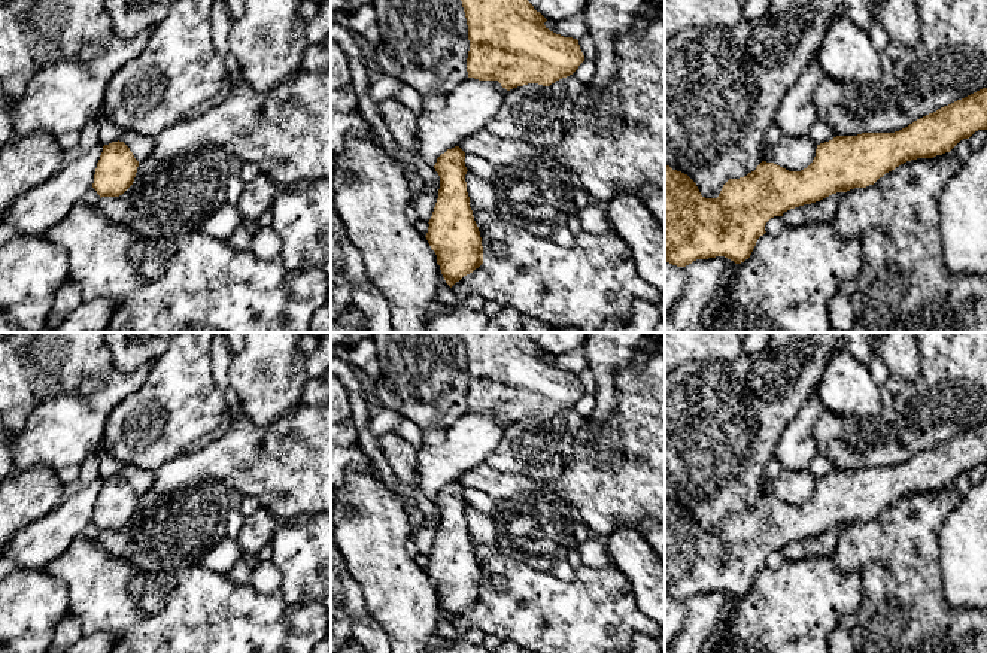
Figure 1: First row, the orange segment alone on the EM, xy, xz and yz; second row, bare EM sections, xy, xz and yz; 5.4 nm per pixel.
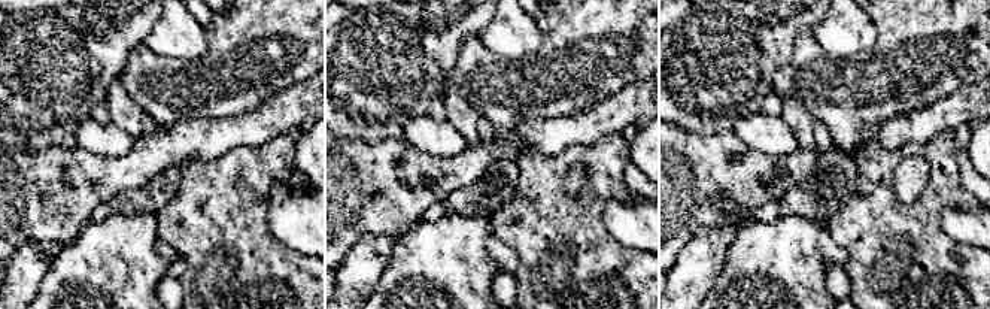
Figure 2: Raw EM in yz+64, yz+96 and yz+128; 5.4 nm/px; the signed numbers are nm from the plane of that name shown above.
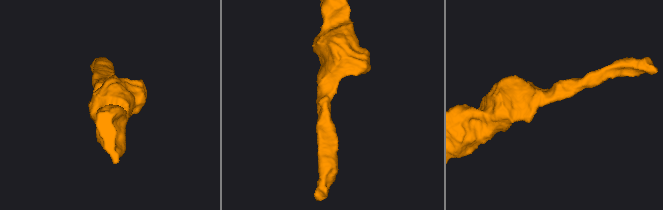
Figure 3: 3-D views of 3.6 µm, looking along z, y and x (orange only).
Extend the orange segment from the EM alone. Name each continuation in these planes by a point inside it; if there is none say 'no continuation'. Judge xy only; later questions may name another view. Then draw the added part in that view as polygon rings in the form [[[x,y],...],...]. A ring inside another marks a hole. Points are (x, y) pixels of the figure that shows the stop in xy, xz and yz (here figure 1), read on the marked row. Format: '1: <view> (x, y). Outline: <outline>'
no continuation

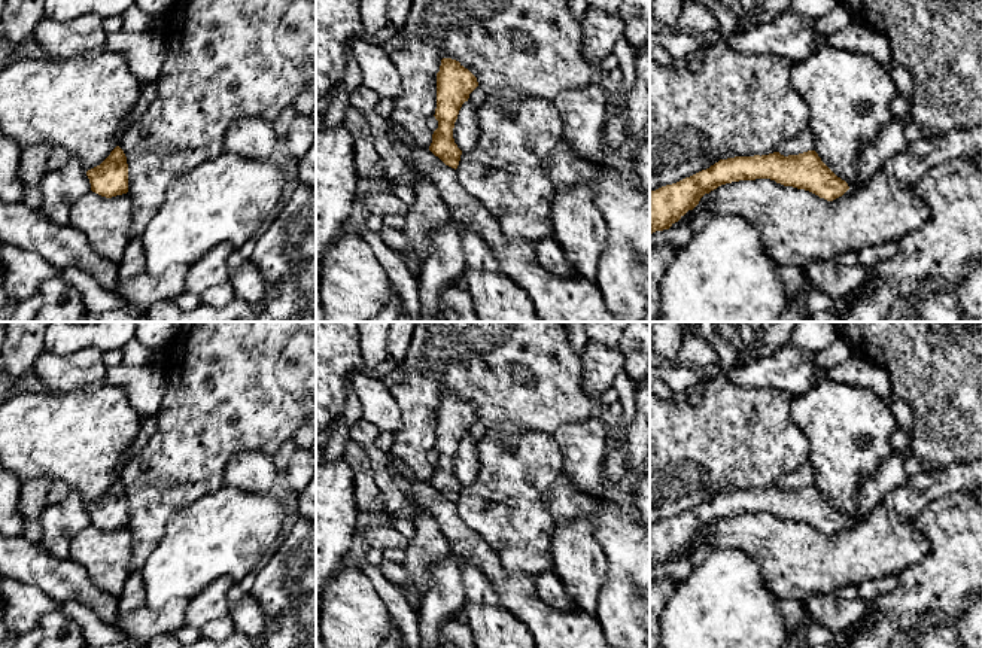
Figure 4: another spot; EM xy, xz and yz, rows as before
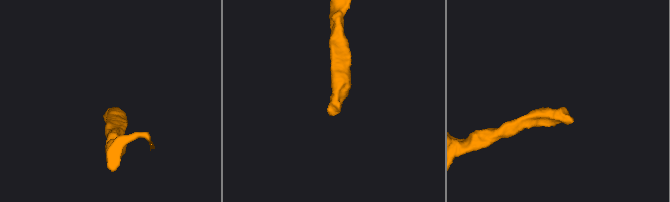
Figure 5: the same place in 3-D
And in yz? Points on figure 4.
1: yz (893, 139). Outline: [[[893,119],[885,125],[872,142],[863,146],[857,159],[854,182],[848,185],[849,189],[857,191],[864,186],[891,156],[905,152],[910,133],[900,119]]]

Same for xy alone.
no continuation

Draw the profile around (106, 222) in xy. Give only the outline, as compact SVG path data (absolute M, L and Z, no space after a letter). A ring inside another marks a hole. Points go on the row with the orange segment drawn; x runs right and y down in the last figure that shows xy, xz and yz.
M89 191L72 206L69 225L89 241L98 256L118 264L133 238L131 198L128 192L106 198Z

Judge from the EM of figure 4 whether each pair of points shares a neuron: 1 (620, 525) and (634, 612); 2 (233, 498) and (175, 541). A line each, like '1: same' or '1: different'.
1: same
2: same

